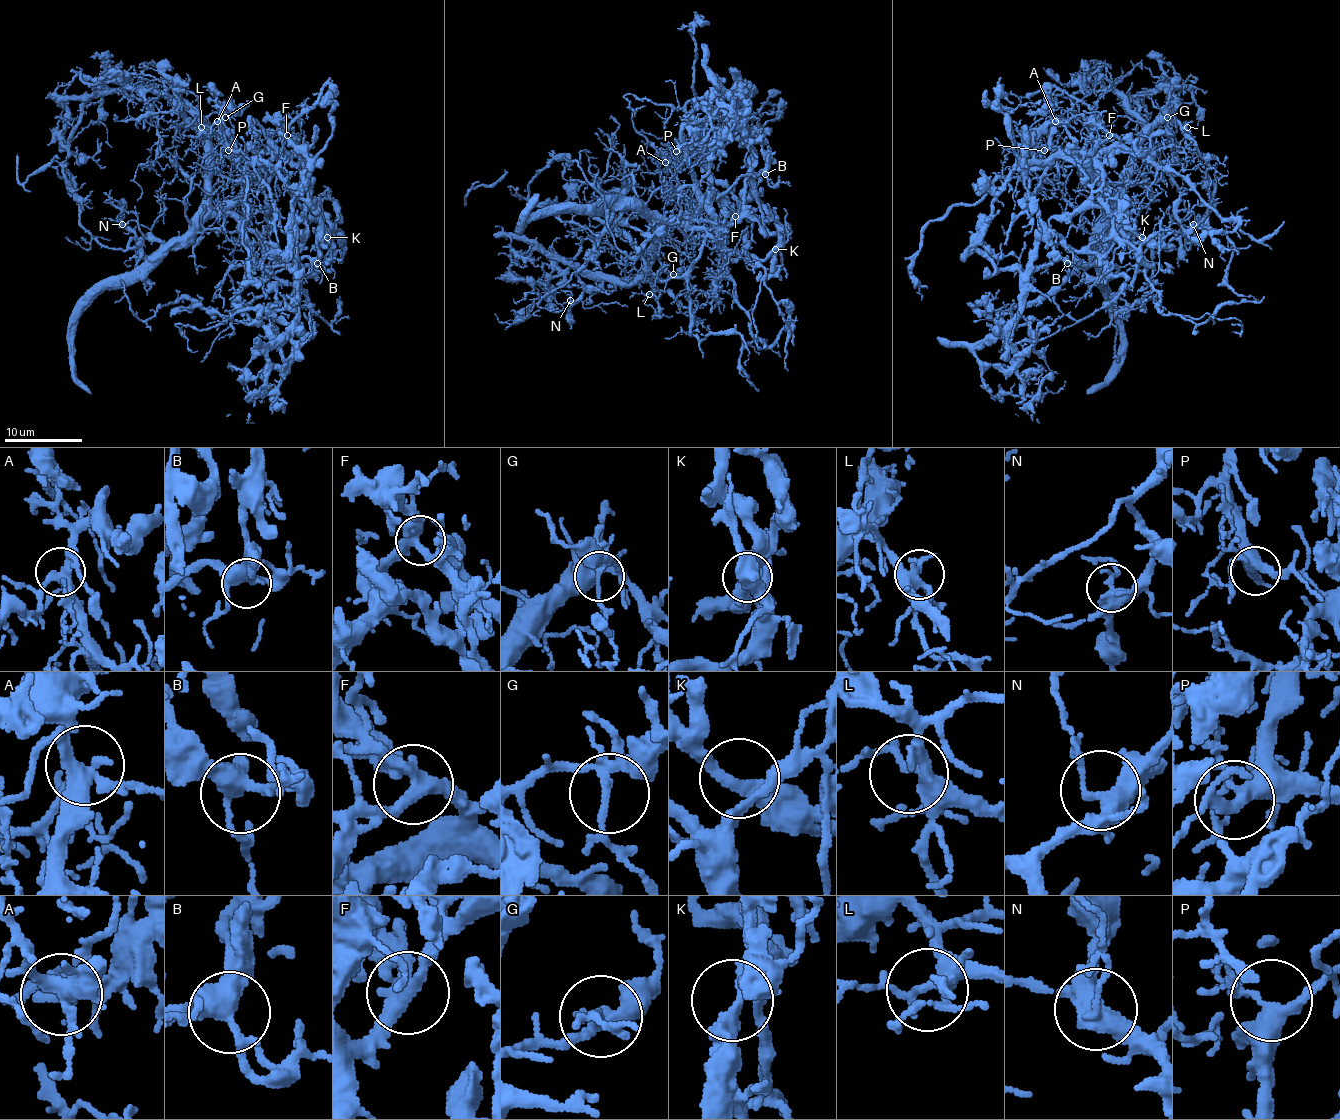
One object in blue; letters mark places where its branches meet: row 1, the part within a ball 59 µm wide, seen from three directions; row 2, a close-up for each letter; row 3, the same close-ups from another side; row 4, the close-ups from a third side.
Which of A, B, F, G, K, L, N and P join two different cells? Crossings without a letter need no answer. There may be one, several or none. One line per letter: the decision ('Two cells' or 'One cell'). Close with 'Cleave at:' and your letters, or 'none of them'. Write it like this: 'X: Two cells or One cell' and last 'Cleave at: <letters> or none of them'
A: One cell
B: One cell
F: One cell
G: One cell
K: One cell
L: One cell
N: One cell
P: One cell
Cleave at: none of them

